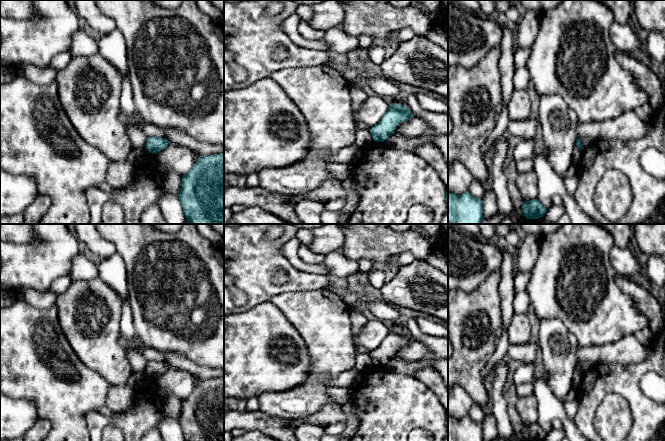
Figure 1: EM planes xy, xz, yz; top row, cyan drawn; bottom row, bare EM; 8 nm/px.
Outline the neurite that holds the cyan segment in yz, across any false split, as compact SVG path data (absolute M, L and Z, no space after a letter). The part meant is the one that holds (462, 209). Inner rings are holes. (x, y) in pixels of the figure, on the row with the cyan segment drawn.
M469 192L462 195L448 193L448 224L481 224L483 200Z

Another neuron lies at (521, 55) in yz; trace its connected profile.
M515 47L514 70L526 66L530 51L530 47Z

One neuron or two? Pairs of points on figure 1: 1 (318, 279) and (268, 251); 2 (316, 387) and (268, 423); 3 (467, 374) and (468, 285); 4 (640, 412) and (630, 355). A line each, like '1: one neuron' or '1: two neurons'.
1: one neuron
2: two neurons
3: two neurons
4: two neurons

